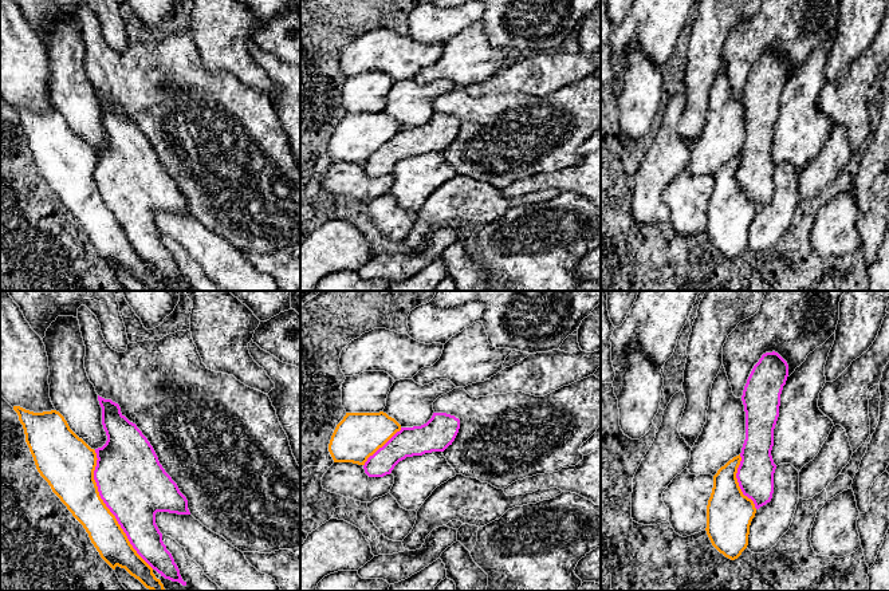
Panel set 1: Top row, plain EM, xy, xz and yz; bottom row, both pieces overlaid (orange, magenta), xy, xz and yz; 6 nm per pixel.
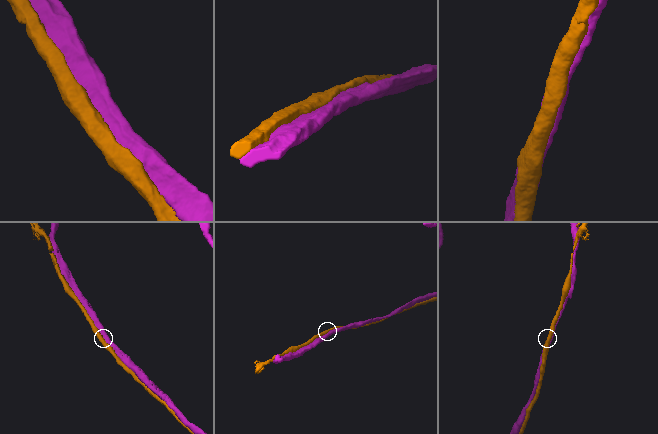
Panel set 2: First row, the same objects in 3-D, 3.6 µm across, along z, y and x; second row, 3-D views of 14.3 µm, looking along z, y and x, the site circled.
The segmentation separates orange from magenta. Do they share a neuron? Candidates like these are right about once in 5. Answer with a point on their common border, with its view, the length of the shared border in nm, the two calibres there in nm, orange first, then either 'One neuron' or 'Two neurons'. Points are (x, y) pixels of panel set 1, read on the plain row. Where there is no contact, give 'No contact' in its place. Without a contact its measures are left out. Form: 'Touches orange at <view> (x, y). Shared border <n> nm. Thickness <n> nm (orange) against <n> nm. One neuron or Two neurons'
Touches orange at xy (109, 209). Shared border 800 nm. Thickness 240 nm (orange) against 400 nm. Two neurons

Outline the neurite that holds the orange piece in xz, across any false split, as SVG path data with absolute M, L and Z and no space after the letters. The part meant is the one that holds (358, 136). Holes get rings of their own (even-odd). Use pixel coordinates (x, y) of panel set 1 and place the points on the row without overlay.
M383 111L346 113L331 135L329 151L334 162L365 165L400 130L401 125Z

